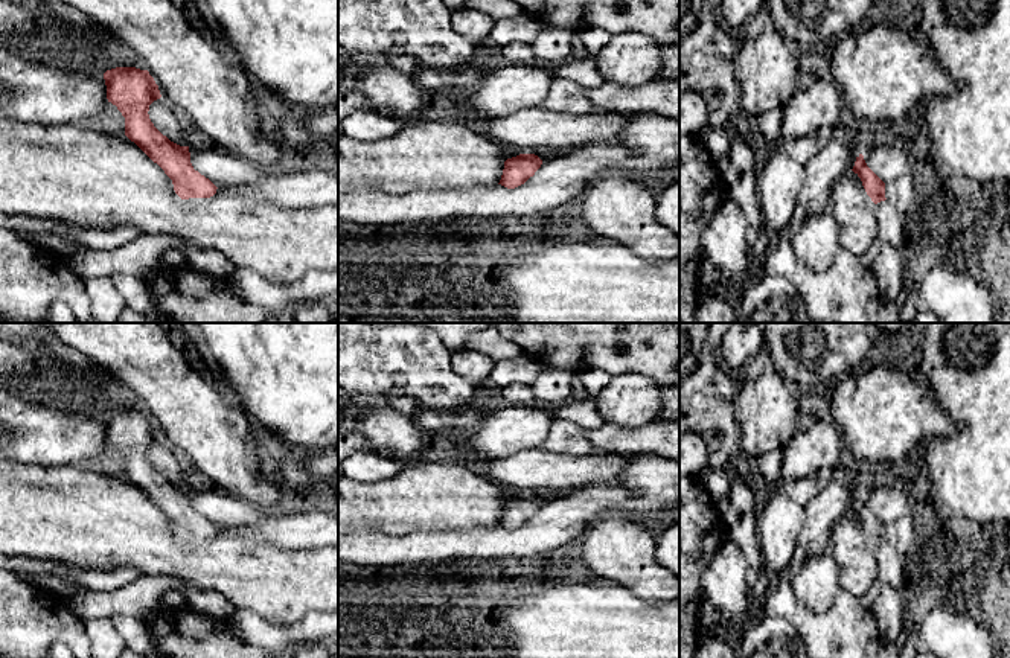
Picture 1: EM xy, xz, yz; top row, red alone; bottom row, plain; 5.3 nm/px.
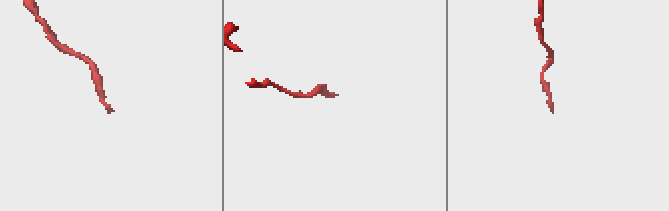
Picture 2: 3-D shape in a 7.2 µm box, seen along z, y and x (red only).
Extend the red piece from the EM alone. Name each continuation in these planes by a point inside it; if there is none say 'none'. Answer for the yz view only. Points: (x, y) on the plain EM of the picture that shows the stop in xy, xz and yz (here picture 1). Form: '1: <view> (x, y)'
1: yz (891, 564)

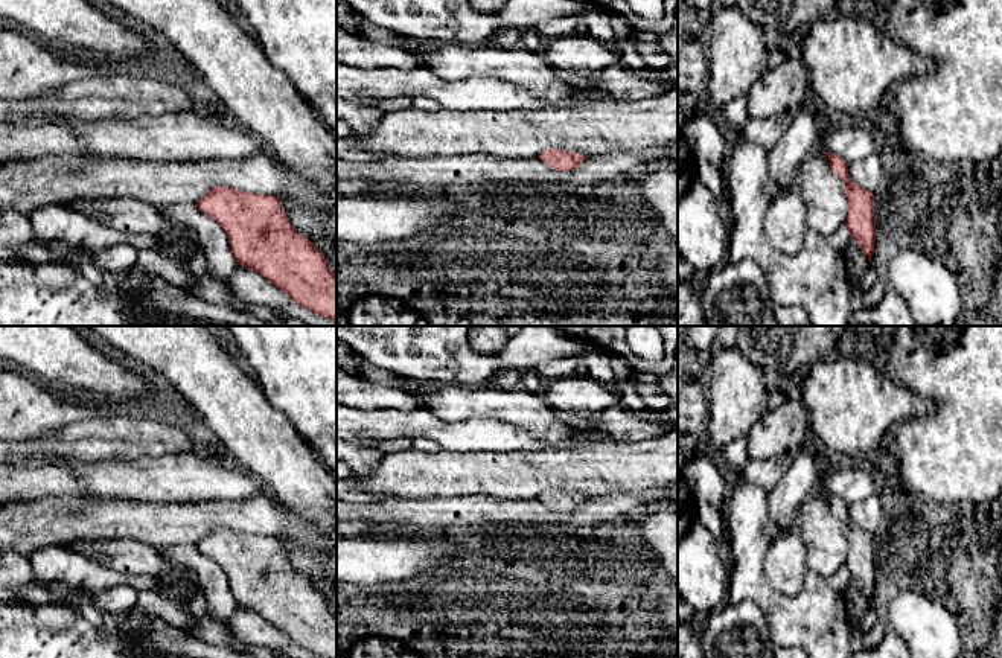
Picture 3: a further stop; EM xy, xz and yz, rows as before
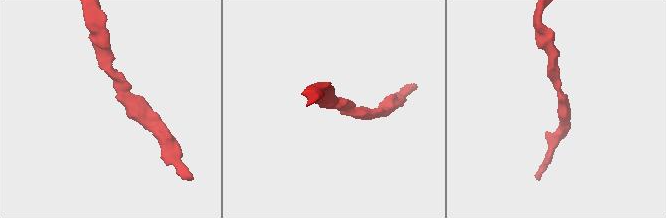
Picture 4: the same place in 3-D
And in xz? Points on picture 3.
none

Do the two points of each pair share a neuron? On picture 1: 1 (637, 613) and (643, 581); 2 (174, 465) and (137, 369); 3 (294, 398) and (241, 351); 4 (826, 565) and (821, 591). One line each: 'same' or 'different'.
1: different
2: different
3: same
4: same

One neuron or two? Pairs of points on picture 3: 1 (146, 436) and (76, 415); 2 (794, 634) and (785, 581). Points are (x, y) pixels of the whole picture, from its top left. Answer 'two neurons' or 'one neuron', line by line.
1: two neurons
2: two neurons

